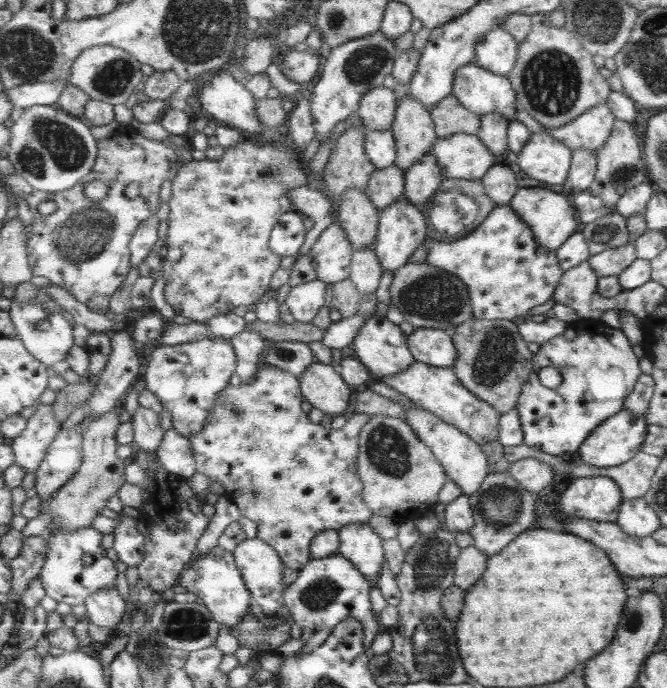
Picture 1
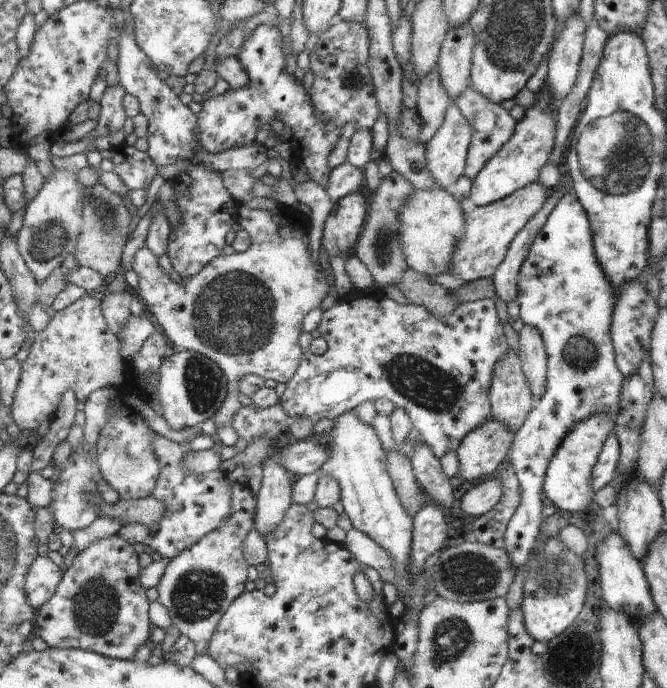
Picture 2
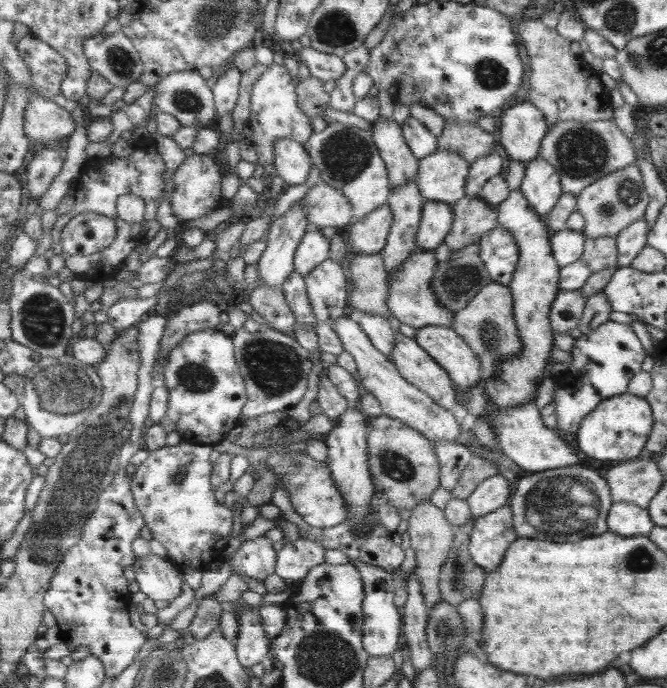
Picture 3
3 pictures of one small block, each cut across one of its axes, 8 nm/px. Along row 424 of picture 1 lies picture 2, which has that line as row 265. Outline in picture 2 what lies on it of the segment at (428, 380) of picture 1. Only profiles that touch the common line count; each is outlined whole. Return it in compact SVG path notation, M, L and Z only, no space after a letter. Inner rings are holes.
M539 182L531 183L499 202L484 207L476 206L470 213L465 213L466 237L457 245L451 273L468 283L492 277L505 260L511 243L523 225L543 206L546 192L547 189Z

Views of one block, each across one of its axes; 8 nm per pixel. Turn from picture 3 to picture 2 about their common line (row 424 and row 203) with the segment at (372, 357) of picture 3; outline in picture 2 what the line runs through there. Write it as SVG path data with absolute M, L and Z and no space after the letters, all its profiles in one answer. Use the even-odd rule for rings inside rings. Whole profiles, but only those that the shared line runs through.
M417 189L400 210L402 244L411 269L429 276L449 274L457 245L466 237L466 218L460 202L447 190Z

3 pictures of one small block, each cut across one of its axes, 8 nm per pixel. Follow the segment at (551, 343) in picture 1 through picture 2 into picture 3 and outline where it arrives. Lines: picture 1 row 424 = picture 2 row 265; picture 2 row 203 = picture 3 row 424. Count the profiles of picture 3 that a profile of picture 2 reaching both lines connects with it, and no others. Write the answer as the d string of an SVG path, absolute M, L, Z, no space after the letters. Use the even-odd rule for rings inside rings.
M606 321L596 330L581 334L570 350L571 363L558 378L551 401L555 405L556 431L575 432L585 414L592 411L601 399L624 393L629 379L640 370L645 351L627 324Z

